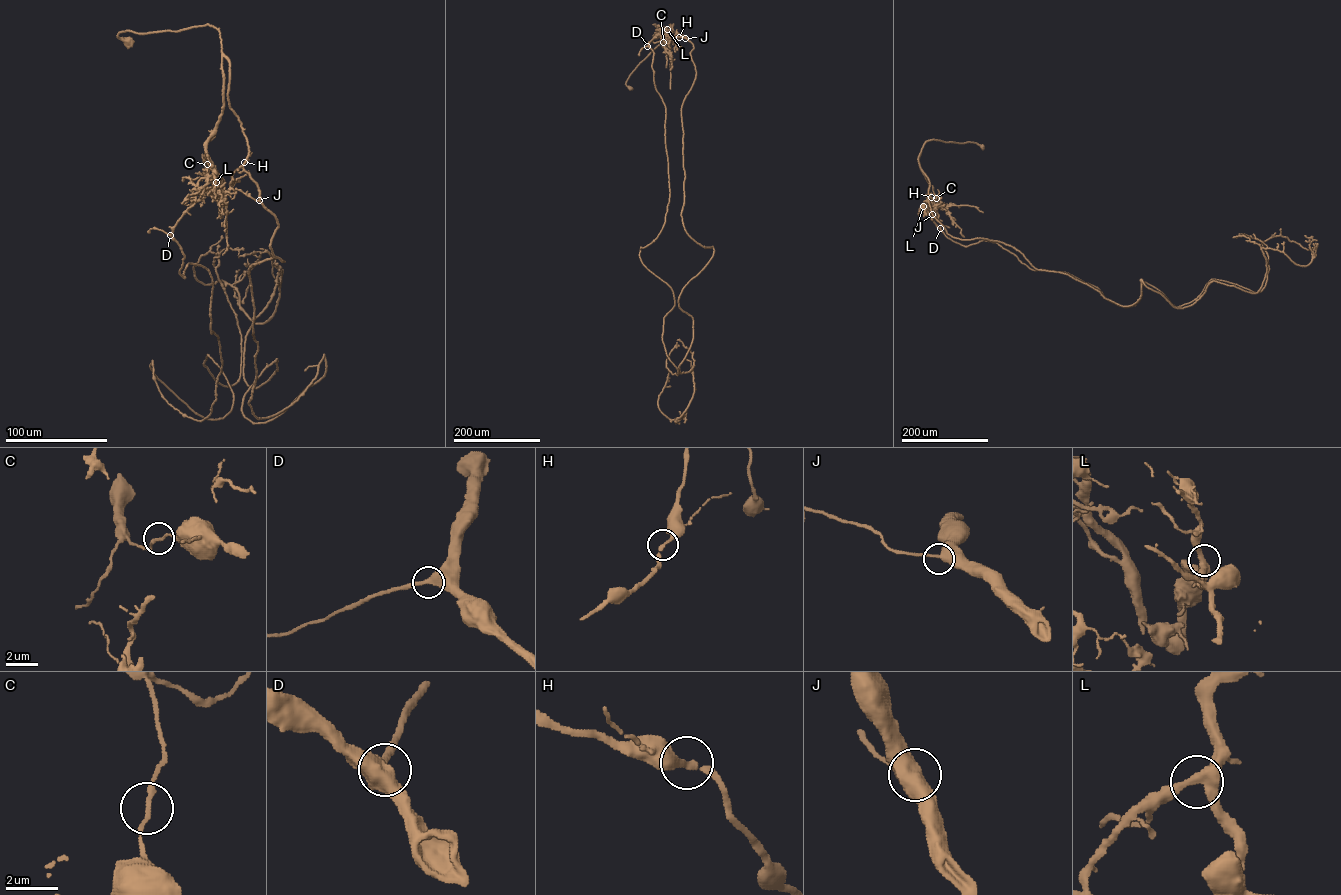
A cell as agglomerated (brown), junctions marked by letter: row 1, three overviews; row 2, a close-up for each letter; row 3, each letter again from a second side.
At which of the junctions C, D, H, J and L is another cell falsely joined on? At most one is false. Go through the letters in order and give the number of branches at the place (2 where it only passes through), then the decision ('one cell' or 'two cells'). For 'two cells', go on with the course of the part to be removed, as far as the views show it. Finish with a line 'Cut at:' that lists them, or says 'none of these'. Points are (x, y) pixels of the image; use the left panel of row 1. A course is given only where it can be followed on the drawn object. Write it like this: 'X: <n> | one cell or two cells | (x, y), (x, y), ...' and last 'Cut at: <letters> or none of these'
C: 2 | one cell
D: 2 | one cell
H: 2 | one cell
J: 2 | one cell
L: 3 | one cell
Cut at: none of these

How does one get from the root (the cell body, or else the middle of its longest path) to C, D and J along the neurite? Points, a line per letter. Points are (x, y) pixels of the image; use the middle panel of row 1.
C: (630, 88), (625, 84), (630, 75), (663, 39), (670, 24), (670, 31), (663, 35), (667, 42), (664, 42)
D: (630, 88), (625, 84), (630, 75), (663, 39), (670, 25), (666, 34), (654, 38), (647, 46)
J: (630, 88), (625, 83), (630, 74), (663, 39), (673, 24), (673, 31), (685, 38)

